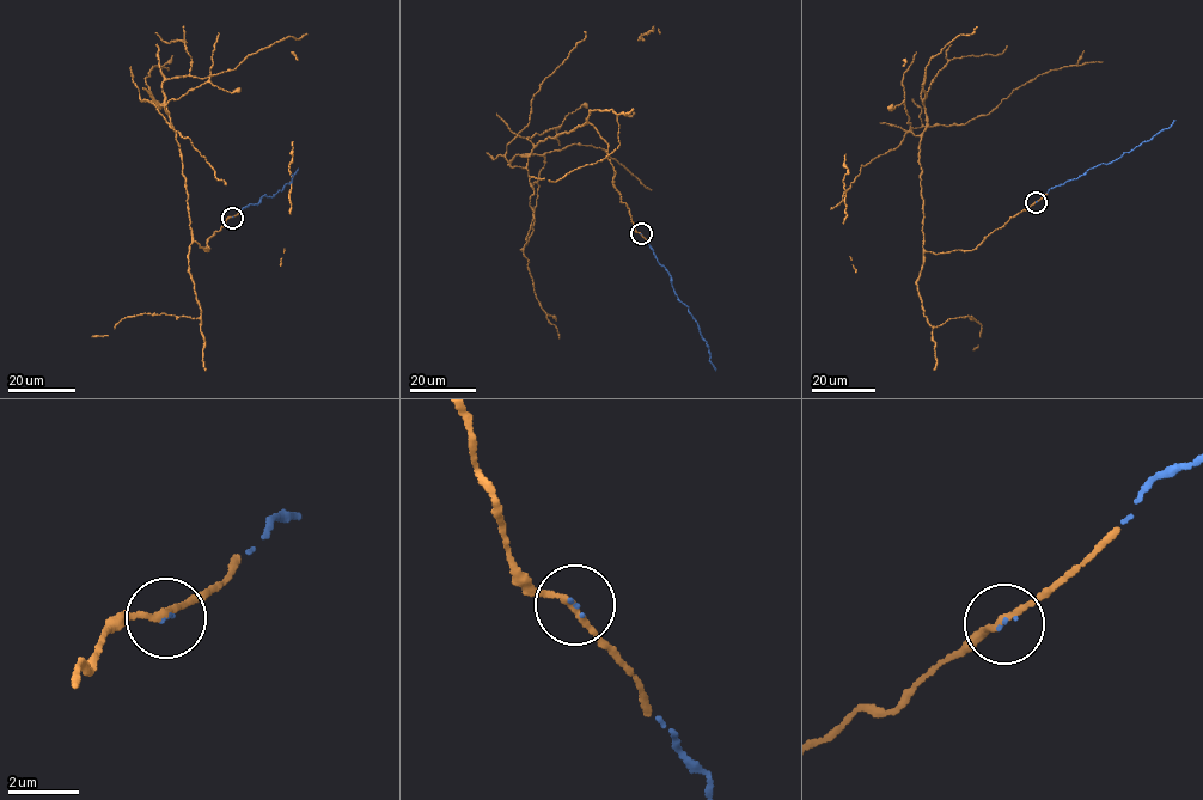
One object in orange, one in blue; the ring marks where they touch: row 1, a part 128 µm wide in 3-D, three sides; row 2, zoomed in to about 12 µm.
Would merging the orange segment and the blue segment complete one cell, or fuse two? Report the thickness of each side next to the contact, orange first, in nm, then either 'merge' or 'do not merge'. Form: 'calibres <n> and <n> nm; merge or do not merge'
calibres 160 and 60 nm; merge

